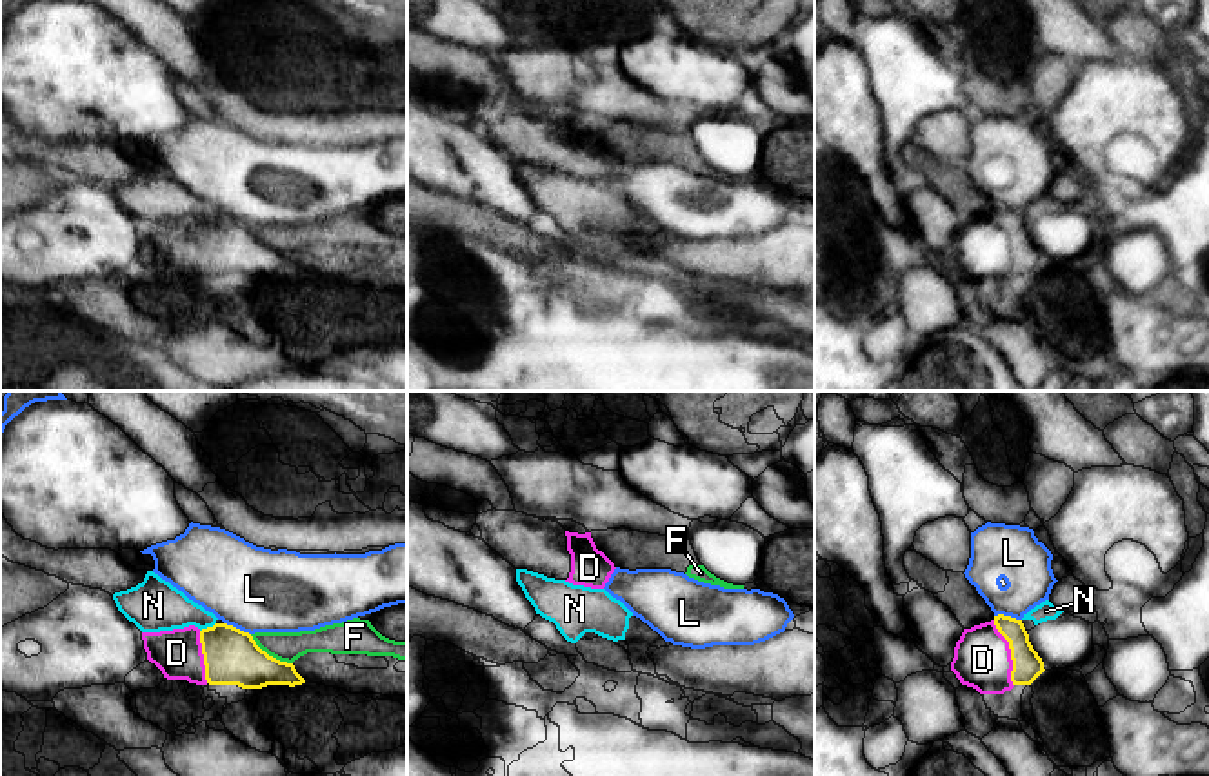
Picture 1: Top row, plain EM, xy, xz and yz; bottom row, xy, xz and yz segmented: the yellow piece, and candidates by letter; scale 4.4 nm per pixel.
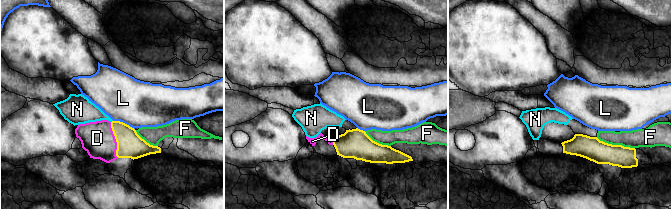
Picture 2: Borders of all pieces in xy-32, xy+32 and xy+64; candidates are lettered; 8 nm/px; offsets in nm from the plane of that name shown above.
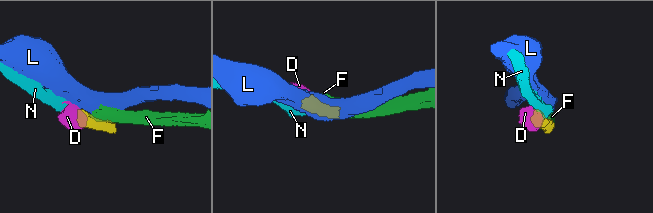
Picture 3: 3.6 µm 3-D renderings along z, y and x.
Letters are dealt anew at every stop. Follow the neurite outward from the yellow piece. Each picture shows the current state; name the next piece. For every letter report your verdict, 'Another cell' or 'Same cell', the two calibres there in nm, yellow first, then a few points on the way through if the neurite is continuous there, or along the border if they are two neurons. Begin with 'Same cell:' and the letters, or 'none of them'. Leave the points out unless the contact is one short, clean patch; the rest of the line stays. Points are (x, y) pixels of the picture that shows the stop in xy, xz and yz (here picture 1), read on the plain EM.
Same cell: D
D: Same cell. Thickness 140 nm (yellow) against 260 nm. Path across: yz (1028, 258), (1011, 246), (982, 253)
F: Another cell. Thickness 240 nm (yellow) against 130 nm. Boundary: xy (249, 228), (269, 248), (291, 257)
L: Another cell. Thickness 240 nm (yellow) against 380 nm. Boundary: xy (224, 215), (249, 228)
N: Another cell. Thickness 240 nm (yellow) against 220 nm. Boundary: xy (215, 215), (200, 224)

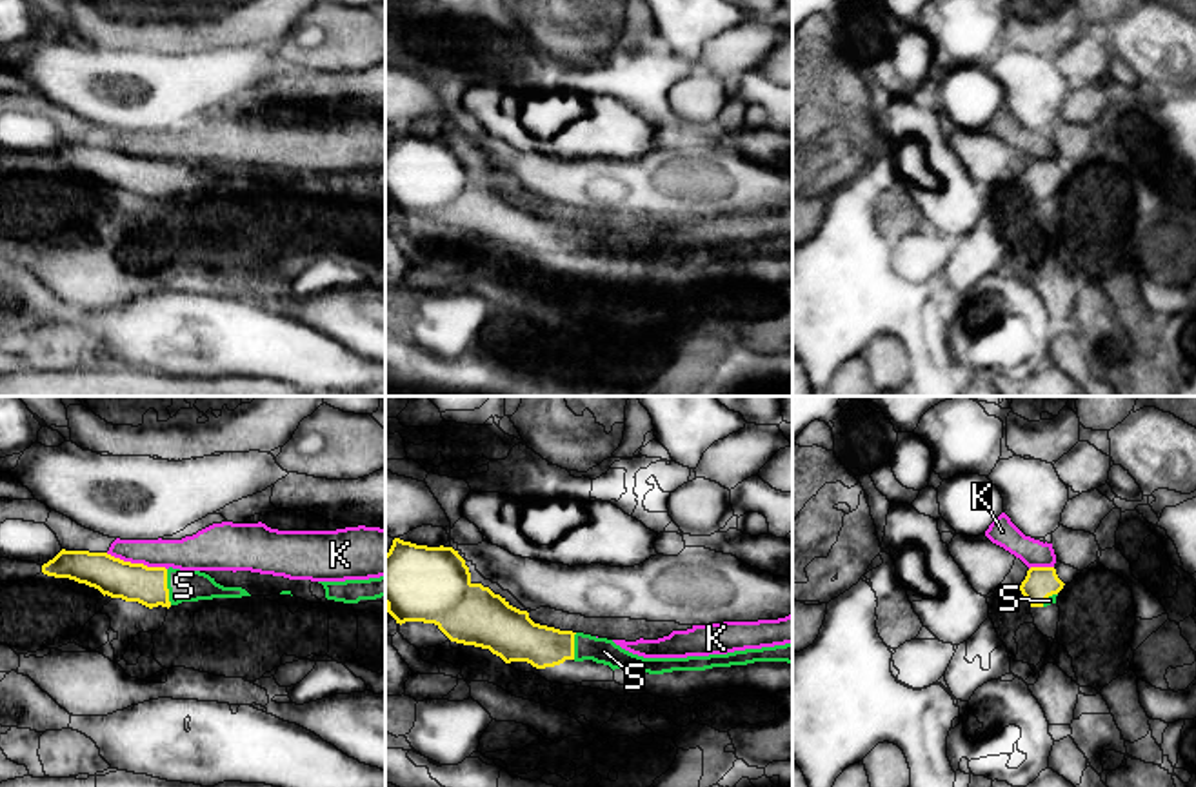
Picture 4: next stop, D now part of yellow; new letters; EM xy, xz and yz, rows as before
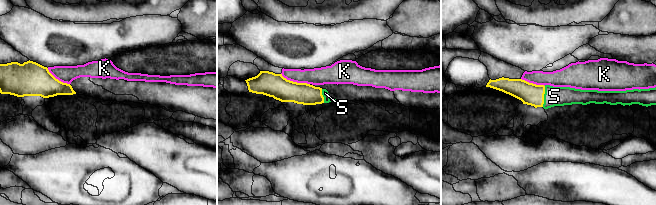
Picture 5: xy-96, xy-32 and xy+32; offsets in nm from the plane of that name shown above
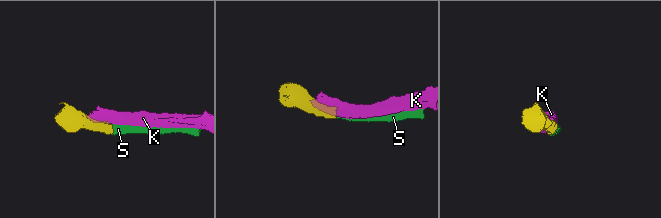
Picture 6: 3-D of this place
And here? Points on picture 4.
Same cell: S
K: Another cell. Thickness 180 nm (yellow) against 160 nm. Boundary: xy (106, 146), (166, 162)
S: Same cell. Thickness 180 nm (yellow) against 140 nm. Path across: xy (133, 175), (166, 180), (184, 179)

